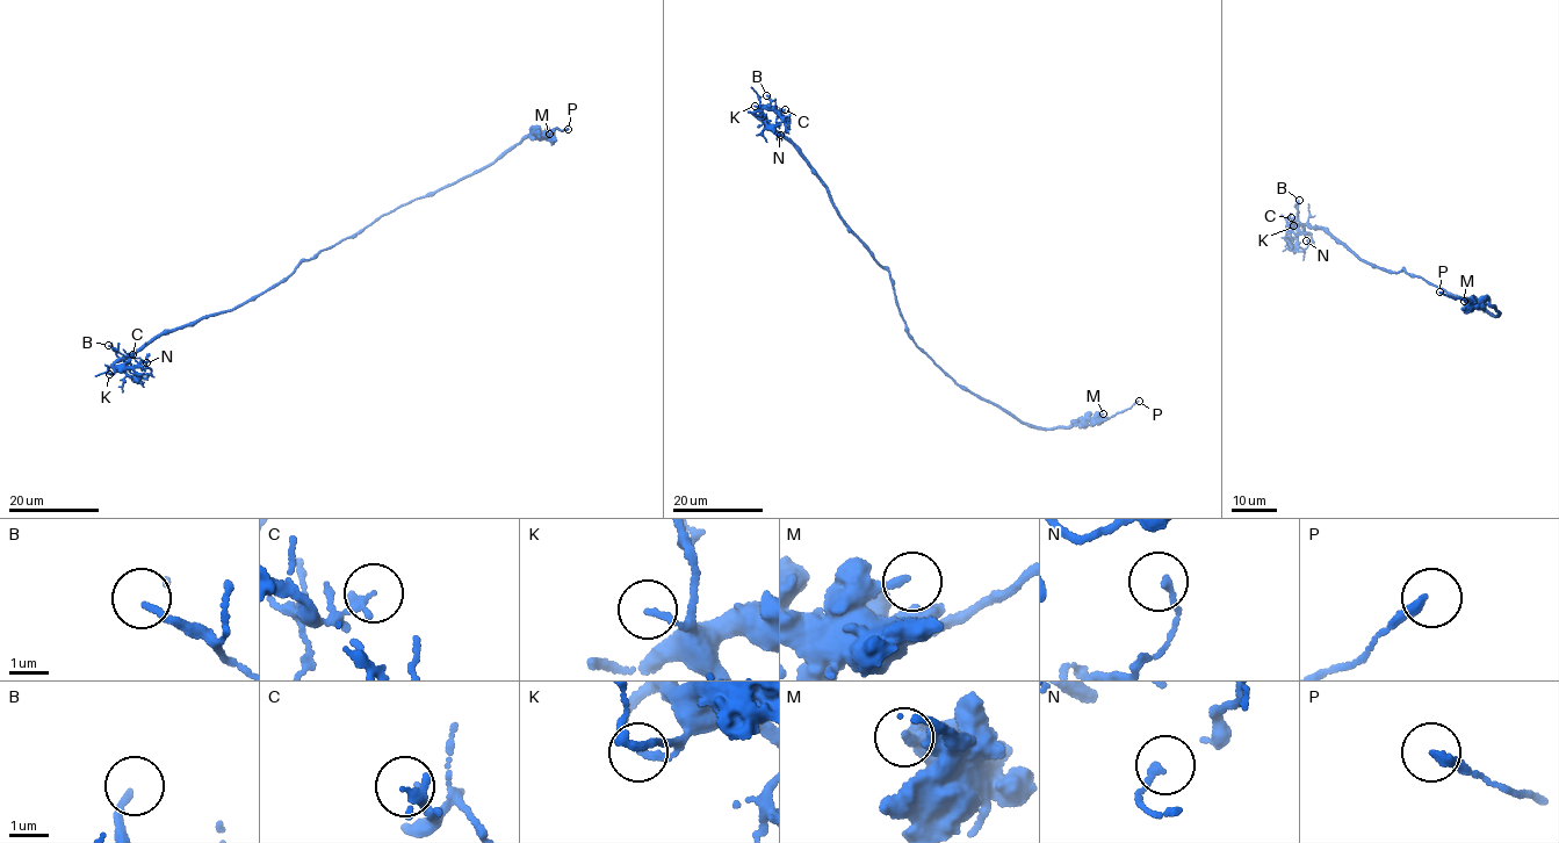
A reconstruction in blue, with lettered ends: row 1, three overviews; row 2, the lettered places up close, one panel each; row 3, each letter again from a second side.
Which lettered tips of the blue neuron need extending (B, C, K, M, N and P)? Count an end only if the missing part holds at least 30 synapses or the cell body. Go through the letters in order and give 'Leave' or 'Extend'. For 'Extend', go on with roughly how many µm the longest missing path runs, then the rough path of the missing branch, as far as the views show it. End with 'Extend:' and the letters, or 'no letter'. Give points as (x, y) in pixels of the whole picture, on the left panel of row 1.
B: Leave
C: Leave
K: Leave
M: Leave
N: Leave
P: Leave
Extend: no letter

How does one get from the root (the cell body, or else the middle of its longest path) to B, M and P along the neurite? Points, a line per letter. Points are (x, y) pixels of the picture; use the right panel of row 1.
B: (1426, 281), (1404, 269), (1385, 271), (1358, 259), (1323, 228), (1293, 224), (1298, 218), (1299, 200)
M: (1426, 281), (1455, 296), (1470, 297), (1492, 316), (1499, 314), (1485, 303), (1478, 308), (1464, 301)
P: (1426, 281), (1455, 296), (1470, 297), (1492, 316), (1499, 314), (1485, 303), (1480, 308), (1465, 298), (1440, 292)

